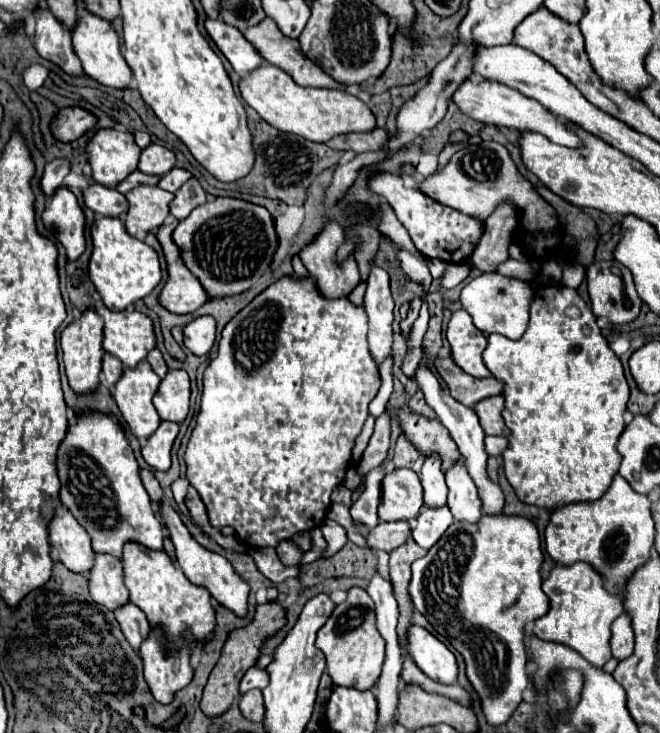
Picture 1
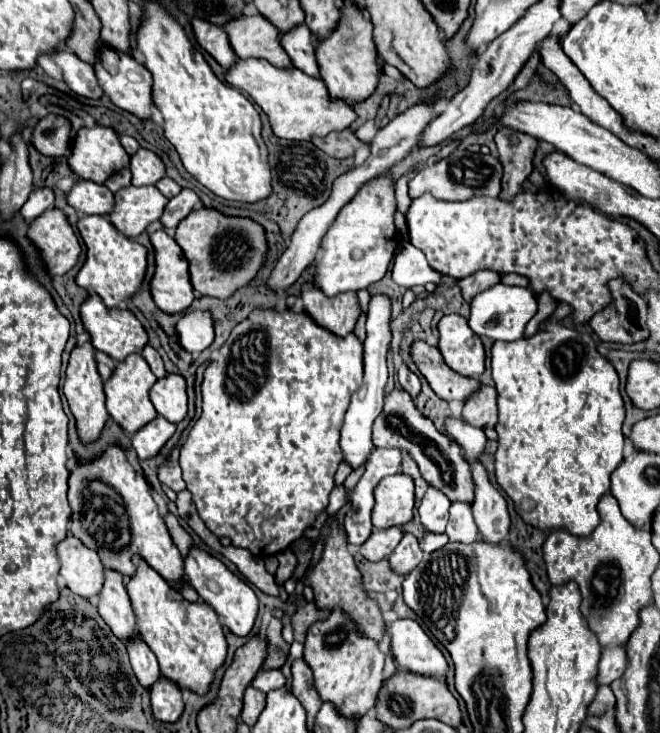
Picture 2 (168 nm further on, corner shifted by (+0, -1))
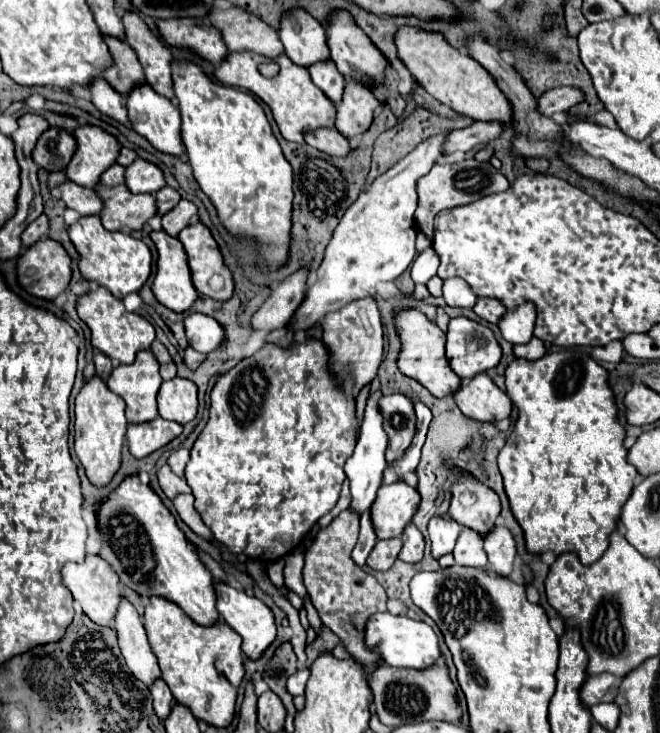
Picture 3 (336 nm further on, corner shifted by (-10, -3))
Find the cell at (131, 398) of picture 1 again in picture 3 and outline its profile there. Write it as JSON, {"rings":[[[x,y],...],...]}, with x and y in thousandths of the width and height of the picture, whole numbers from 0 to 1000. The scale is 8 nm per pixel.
{"rings":[[[209,479],[203,495],[176,498],[161,523],[167,533],[191,547],[194,577],[224,577],[239,569],[236,539],[245,514],[230,479]]]}

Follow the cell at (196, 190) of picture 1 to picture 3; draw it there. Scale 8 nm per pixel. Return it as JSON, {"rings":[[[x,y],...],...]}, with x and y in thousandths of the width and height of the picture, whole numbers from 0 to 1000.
{"rings":[[[276,271],[261,288],[255,288],[252,293],[245,293],[245,307],[248,307],[248,315],[261,323],[267,323],[285,304],[288,299],[300,291],[297,280],[285,271]]]}

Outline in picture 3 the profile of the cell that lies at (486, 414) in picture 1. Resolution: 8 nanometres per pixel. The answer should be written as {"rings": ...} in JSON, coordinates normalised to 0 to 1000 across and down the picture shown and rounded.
{"rings":[[[736,509],[700,523],[688,536],[688,547],[697,561],[718,574],[752,577],[776,563],[776,550],[764,533],[758,533]]]}

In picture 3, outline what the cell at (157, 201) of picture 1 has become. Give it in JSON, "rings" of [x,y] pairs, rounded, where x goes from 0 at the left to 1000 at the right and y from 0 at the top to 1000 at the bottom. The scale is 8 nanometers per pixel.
{"rings":[[[191,252],[179,255],[142,255],[158,274],[152,291],[155,307],[164,315],[212,315],[224,299],[239,293],[239,274],[233,266],[200,263]]]}

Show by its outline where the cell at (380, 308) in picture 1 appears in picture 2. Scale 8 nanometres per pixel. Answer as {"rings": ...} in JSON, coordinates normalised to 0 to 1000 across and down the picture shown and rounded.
{"rings":[[[567,402],[561,408],[561,422],[558,422],[558,435],[555,435],[555,465],[552,465],[552,520],[545,531],[533,539],[533,550],[527,555],[521,580],[518,580],[518,596],[515,596],[515,613],[518,613],[518,626],[533,637],[542,640],[555,632],[558,621],[567,613],[564,604],[564,577],[579,561],[582,550],[582,528],[588,520],[588,503],[585,503],[585,482],[588,471],[594,462],[591,454],[591,408],[585,402]]]}

